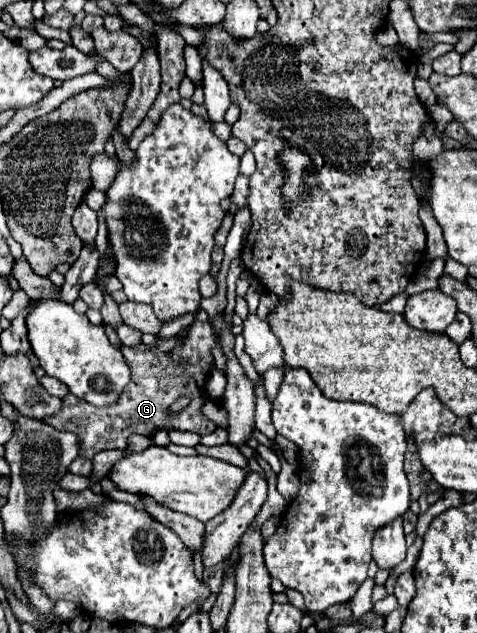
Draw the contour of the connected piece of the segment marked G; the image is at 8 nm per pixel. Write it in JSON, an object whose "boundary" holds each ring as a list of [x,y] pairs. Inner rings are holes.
{"boundary":[[[195,321],[187,331],[183,331],[183,339],[179,335],[171,339],[161,339],[157,337],[155,347],[147,345],[137,345],[137,347],[121,347],[127,363],[131,365],[131,383],[123,391],[119,403],[115,407],[91,407],[89,403],[83,403],[81,399],[75,399],[75,395],[63,397],[63,407],[43,419],[43,423],[51,425],[57,431],[69,431],[79,437],[79,455],[85,459],[93,459],[95,453],[99,451],[109,451],[109,449],[127,449],[127,439],[133,433],[153,437],[157,431],[195,431],[197,435],[209,435],[217,429],[217,423],[207,419],[201,413],[201,407],[207,401],[213,401],[221,405],[221,399],[213,399],[205,385],[207,385],[207,373],[211,371],[213,365],[213,353],[211,349],[215,347],[215,333],[209,325],[209,321],[201,323]],[[177,397],[189,397],[191,403],[179,411],[173,413],[169,405]]]}

